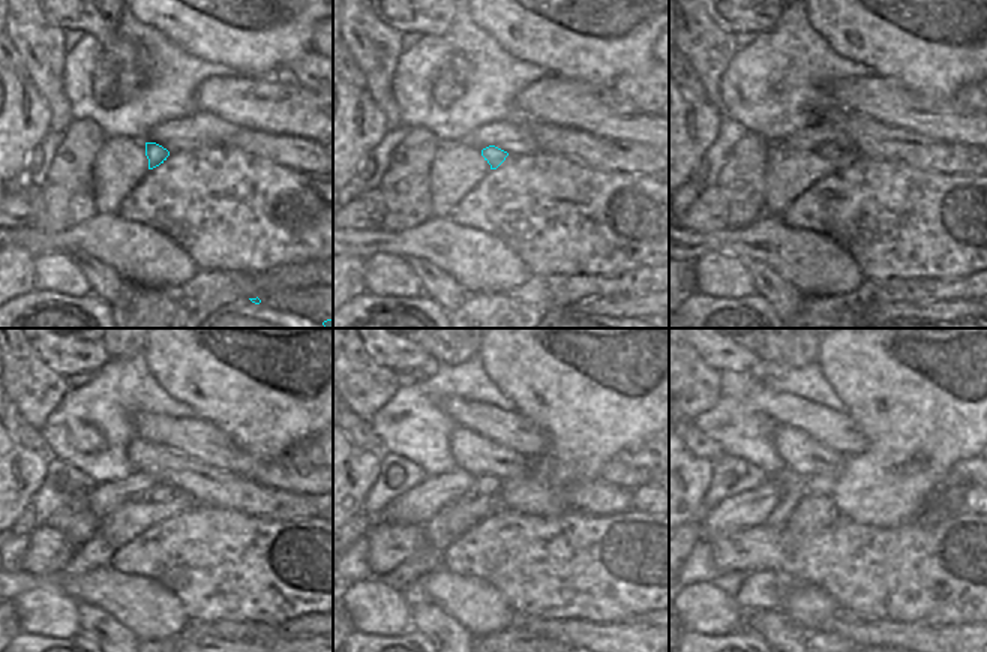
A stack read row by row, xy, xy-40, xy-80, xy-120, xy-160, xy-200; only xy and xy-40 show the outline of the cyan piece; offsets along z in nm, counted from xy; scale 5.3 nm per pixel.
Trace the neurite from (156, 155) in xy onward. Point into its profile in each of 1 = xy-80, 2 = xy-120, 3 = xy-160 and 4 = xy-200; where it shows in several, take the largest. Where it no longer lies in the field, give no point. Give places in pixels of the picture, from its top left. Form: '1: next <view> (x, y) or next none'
1: next xy-80 (830, 152)
2: next xy-120 (159, 492)
3: next xy-160 (485, 484)
4: next xy-200 (818, 484)

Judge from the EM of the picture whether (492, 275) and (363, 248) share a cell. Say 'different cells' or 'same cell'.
same cell

